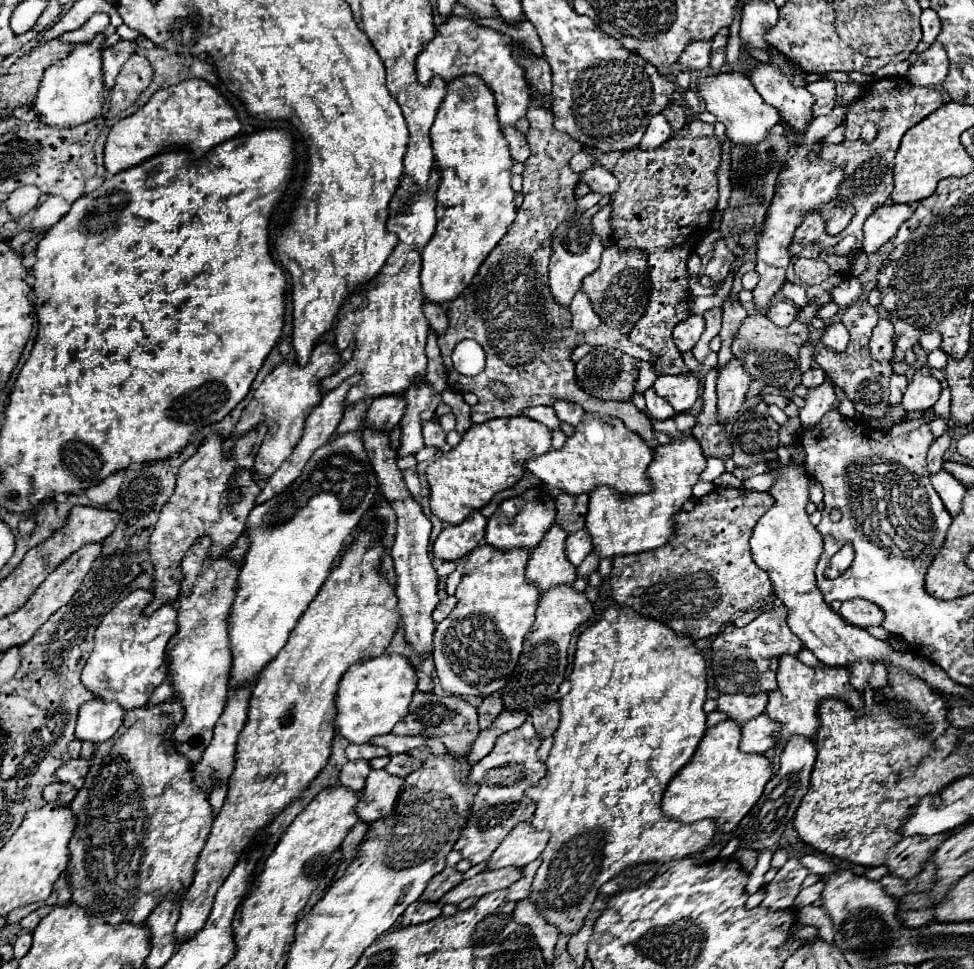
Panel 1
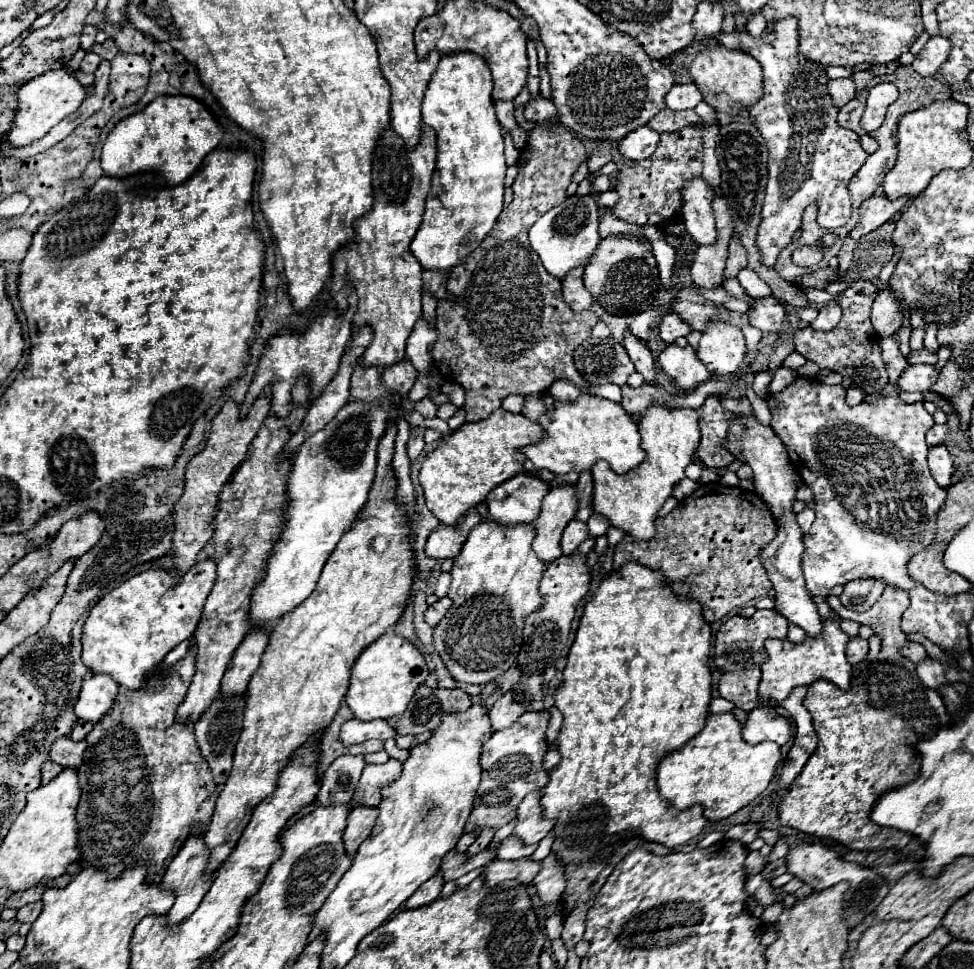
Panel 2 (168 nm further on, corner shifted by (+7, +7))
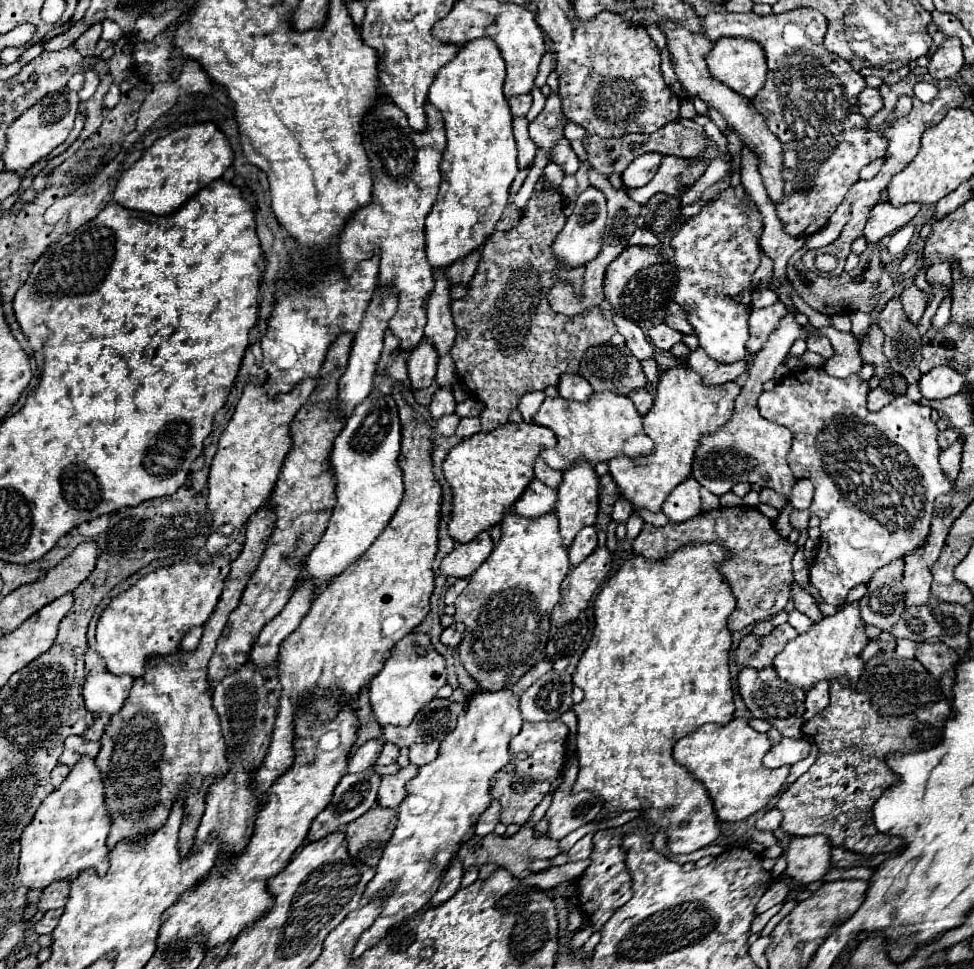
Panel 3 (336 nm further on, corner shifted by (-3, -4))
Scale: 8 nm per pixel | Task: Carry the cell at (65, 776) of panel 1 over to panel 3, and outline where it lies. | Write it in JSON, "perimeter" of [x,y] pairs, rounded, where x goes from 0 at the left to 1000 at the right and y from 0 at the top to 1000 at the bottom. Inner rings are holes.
{"perimeter":[[[70,760],[70,764],[66,764],[66,776],[62,780],[62,786],[68,791],[76,791],[84,780],[99,780],[103,776],[103,766],[92,766],[86,764],[84,760]]]}

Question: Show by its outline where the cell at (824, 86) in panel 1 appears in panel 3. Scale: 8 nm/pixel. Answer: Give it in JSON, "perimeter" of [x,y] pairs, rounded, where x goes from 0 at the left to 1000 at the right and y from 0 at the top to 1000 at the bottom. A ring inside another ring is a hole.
{"perimeter":[[[889,91],[885,95],[885,99],[881,99],[881,109],[883,109],[883,118],[885,120],[895,122],[908,109],[906,99],[903,99],[903,93],[901,91]]]}

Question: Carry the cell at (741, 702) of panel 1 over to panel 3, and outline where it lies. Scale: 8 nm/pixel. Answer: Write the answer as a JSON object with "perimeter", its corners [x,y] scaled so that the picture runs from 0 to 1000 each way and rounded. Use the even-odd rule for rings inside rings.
{"perimeter":[[[786,687],[786,689],[762,689],[760,698],[758,698],[758,712],[760,712],[760,718],[766,724],[766,729],[772,735],[774,741],[789,743],[805,760],[825,762],[823,747],[825,747],[825,733],[828,733],[825,731],[828,714],[823,714],[823,710],[815,710],[813,706],[807,706],[795,693],[795,687]]]}

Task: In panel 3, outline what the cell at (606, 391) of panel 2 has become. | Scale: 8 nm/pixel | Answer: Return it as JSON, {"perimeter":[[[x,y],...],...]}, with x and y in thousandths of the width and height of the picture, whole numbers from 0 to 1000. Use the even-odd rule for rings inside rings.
{"perimeter":[[[581,386],[581,388],[577,388],[577,392],[573,394],[573,402],[575,402],[577,411],[593,413],[593,415],[604,413],[610,407],[610,402],[606,400],[604,392],[598,390],[595,386]]]}

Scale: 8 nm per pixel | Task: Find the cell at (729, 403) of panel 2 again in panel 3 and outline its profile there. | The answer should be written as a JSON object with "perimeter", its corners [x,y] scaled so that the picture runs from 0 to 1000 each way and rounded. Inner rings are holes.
{"perimeter":[[[706,378],[682,382],[674,396],[671,417],[661,429],[661,442],[671,456],[669,469],[657,475],[643,475],[639,471],[626,475],[626,489],[637,504],[637,510],[645,514],[649,522],[661,522],[667,528],[676,528],[688,508],[708,491],[713,464],[719,452],[747,436],[758,405],[760,398],[756,394],[739,396],[737,400],[721,396],[721,390]]]}

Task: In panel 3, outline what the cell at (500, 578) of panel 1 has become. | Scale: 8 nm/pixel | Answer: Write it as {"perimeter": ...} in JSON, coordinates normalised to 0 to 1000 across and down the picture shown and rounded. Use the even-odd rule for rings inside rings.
{"perimeter":[[[569,526],[552,537],[540,537],[528,528],[517,533],[513,561],[509,561],[501,578],[480,596],[478,609],[466,623],[466,640],[478,646],[478,656],[470,667],[470,677],[493,710],[503,714],[526,710],[552,681],[559,679],[565,652],[565,632],[575,619],[575,603],[583,588],[583,566],[577,561],[577,553],[573,553],[573,533],[569,533]]]}

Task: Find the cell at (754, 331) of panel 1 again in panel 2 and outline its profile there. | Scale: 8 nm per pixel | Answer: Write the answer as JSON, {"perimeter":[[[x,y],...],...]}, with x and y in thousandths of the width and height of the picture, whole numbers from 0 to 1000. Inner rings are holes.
{"perimeter":[[[713,296],[698,300],[696,311],[690,313],[690,321],[696,323],[702,331],[710,335],[715,342],[723,342],[729,331],[747,333],[747,335],[768,335],[768,323],[747,321],[741,315],[733,315],[731,311],[721,309]]]}

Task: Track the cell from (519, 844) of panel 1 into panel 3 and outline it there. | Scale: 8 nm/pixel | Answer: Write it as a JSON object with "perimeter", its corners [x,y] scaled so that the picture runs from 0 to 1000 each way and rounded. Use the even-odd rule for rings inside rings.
{"perimeter":[[[589,780],[581,786],[579,797],[579,807],[567,819],[567,830],[561,838],[561,846],[565,850],[563,861],[567,867],[577,867],[593,852],[608,848],[610,842],[618,836],[618,826],[614,826],[610,817],[587,819],[589,805],[593,801],[593,786]]]}

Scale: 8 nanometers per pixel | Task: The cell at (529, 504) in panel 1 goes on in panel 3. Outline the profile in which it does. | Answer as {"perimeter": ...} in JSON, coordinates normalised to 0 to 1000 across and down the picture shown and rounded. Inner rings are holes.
{"perimeter":[[[548,493],[538,506],[538,510],[530,516],[526,526],[540,535],[552,535],[563,530],[569,524],[569,520],[571,520],[571,504],[565,504],[552,493]]]}

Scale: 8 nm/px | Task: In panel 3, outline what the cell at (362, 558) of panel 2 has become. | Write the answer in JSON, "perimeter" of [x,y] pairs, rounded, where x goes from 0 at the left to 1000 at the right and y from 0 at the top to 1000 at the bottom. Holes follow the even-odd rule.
{"perimeter":[[[405,400],[402,409],[409,417],[413,436],[411,483],[415,487],[417,508],[405,537],[400,537],[400,545],[388,553],[372,578],[359,582],[335,611],[324,615],[308,646],[287,667],[290,718],[285,741],[275,778],[259,809],[267,821],[302,784],[302,735],[310,714],[345,708],[353,722],[363,720],[392,691],[396,673],[402,673],[407,663],[423,652],[441,632],[441,615],[446,611],[444,580],[450,570],[450,539],[454,524],[454,502],[444,487],[444,442],[437,440],[433,427],[419,419],[409,400]]]}

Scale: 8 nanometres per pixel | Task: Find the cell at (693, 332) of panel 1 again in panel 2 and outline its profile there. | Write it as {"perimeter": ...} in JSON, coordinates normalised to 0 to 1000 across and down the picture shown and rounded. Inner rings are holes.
{"perimeter":[[[694,323],[682,325],[678,335],[676,335],[676,346],[686,356],[692,354],[696,348],[704,348],[708,342],[710,342],[710,337],[704,331],[700,331]]]}

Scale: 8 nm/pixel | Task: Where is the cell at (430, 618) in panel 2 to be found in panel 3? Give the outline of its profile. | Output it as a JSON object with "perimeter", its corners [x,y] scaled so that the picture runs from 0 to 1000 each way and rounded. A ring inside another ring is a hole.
{"perimeter":[[[464,644],[462,648],[458,648],[456,652],[454,652],[454,665],[458,665],[458,667],[464,667],[464,669],[468,669],[472,663],[474,663],[474,656],[476,656],[476,646],[474,644]]]}

